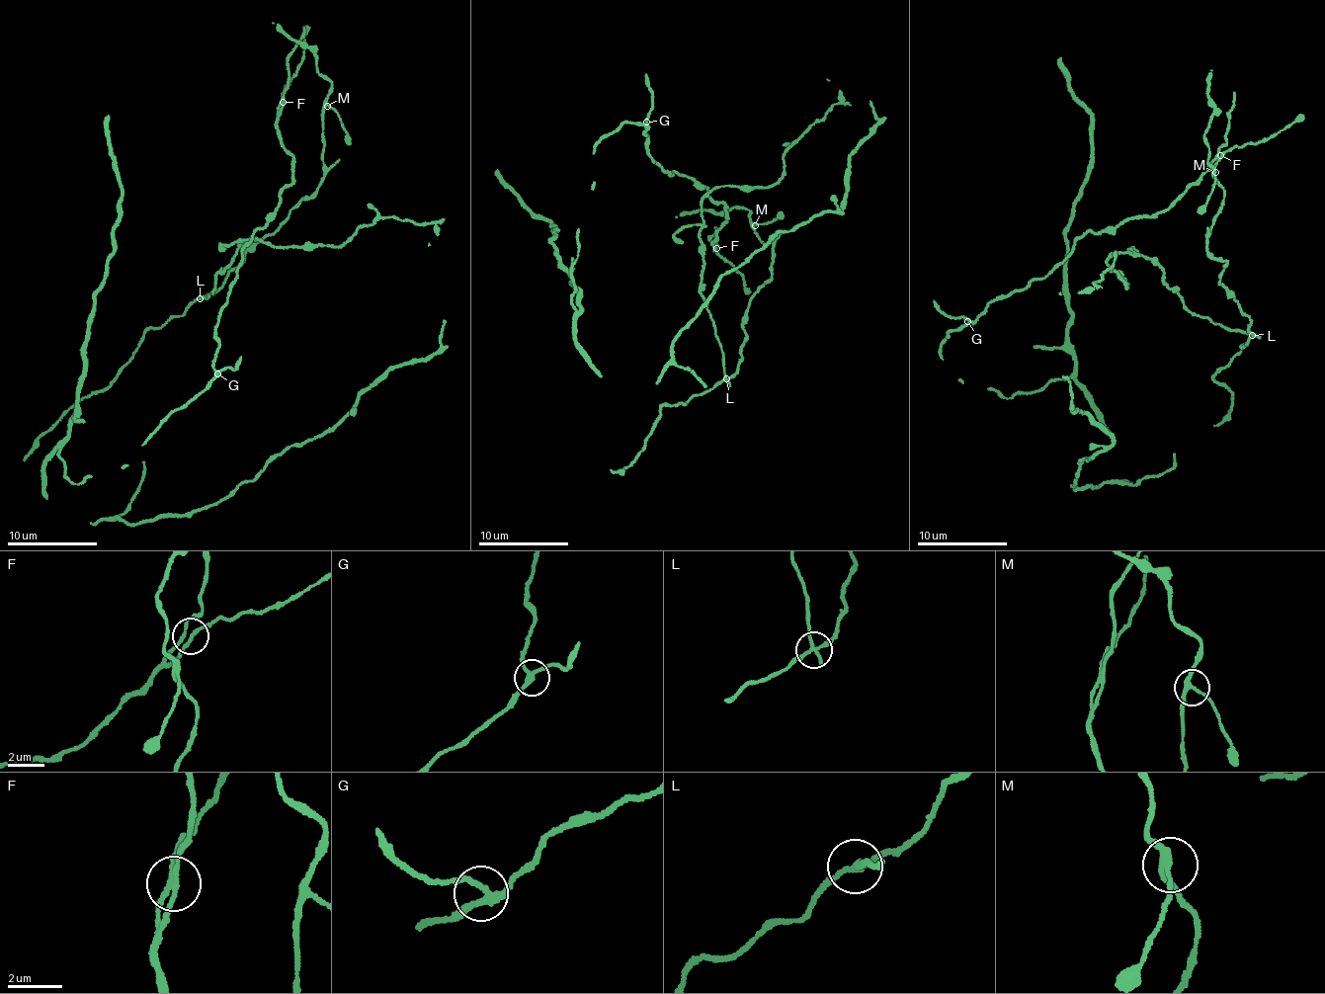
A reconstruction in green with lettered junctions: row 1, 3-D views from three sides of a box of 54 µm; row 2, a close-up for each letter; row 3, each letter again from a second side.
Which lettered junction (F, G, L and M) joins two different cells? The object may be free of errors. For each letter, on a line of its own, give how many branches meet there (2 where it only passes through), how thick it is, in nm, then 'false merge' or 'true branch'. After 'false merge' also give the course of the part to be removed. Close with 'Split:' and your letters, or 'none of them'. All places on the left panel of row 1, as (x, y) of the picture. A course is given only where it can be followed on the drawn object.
F: 2 | 180 nm | true branch
G: 3 | 240 nm | true branch
L: 3 | 190 nm | false merge | (200, 297), (207, 299), (243, 241), (254, 238), (281, 247), (337, 246), (381, 219), (430, 224), (444, 219)
M: 3 | 240 nm | true branch
Split: L

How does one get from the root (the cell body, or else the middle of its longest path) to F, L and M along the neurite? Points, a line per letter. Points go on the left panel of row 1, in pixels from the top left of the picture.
F: (247, 244), (255, 229), (266, 226), (280, 194), (292, 179), (293, 158), (283, 146), (276, 123), (283, 102)
L: (247, 244), (292, 179), (277, 124), (302, 39), (331, 84), (323, 182), (200, 297)
M: (247, 244), (292, 179), (277, 124), (289, 54), (302, 39), (331, 84), (327, 106)

